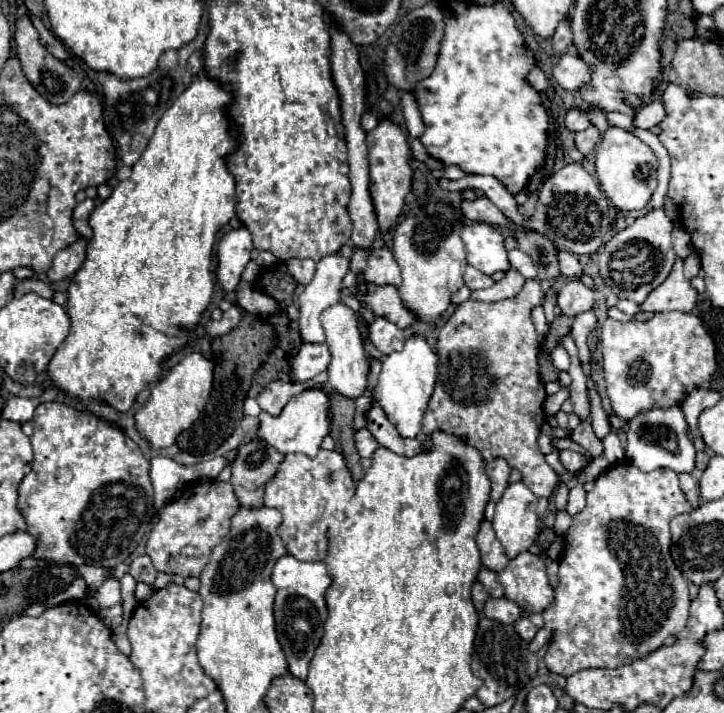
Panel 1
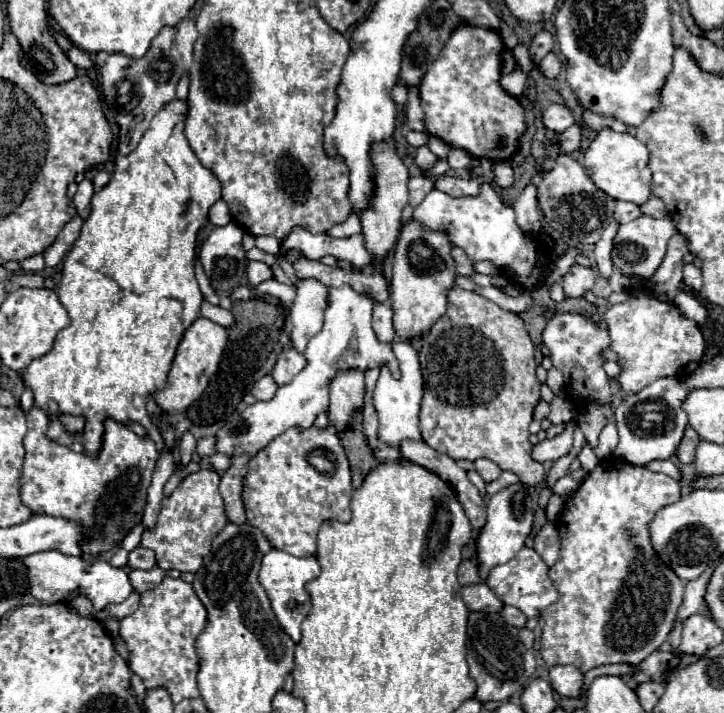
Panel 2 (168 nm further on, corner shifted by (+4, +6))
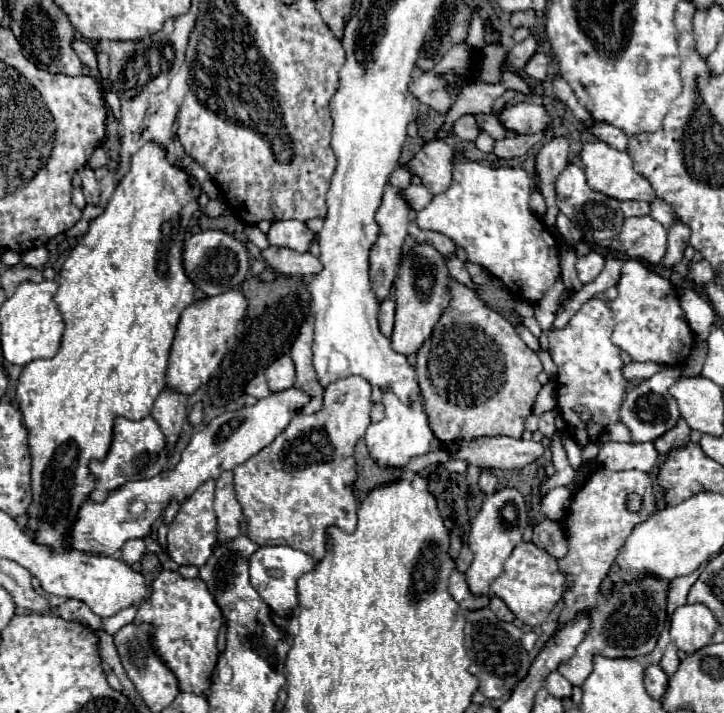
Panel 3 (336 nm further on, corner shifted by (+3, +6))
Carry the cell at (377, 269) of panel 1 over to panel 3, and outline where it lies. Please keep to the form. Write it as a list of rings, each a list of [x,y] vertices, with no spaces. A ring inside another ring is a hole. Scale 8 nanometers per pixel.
[[[279,220],[279,222],[271,224],[271,228],[265,236],[267,236],[269,244],[273,244],[273,246],[287,246],[297,252],[307,252],[309,242],[317,234],[311,232],[305,226],[305,222],[301,222],[301,220]]]

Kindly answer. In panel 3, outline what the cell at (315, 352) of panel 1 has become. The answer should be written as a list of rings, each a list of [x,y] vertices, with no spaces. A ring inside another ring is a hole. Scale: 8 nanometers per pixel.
[[[289,356],[277,358],[273,364],[267,366],[265,376],[267,376],[267,382],[269,382],[269,390],[271,392],[281,392],[281,390],[291,388],[293,376],[295,376],[295,368],[293,368],[291,358]]]

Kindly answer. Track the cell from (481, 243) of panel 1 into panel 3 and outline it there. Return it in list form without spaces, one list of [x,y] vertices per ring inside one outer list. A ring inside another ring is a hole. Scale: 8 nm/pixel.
[[[457,160],[453,166],[451,186],[443,194],[433,196],[431,204],[425,210],[417,212],[415,222],[423,230],[441,232],[449,236],[455,244],[463,246],[467,258],[483,266],[493,276],[497,276],[511,290],[511,294],[517,296],[517,300],[529,304],[539,302],[547,294],[547,290],[555,284],[555,280],[561,276],[557,242],[529,208],[529,174],[523,168],[511,168],[511,166],[493,168],[481,162]]]

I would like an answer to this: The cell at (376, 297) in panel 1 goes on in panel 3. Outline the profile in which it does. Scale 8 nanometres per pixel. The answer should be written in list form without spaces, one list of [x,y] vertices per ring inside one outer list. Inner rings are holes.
[[[267,246],[261,250],[263,260],[275,270],[285,276],[313,276],[321,272],[321,262],[311,252],[297,252],[291,248],[279,248],[279,246]]]

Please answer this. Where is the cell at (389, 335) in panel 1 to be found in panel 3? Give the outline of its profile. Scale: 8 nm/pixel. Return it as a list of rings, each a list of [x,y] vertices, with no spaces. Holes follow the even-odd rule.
[[[387,298],[381,302],[381,308],[379,308],[379,328],[385,336],[391,336],[393,320],[395,320],[395,300]]]

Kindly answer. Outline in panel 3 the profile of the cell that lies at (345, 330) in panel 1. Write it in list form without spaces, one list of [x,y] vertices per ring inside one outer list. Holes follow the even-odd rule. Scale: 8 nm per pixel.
[[[347,376],[331,382],[323,394],[323,406],[315,414],[297,414],[287,428],[275,436],[275,440],[251,456],[247,462],[233,468],[237,500],[247,518],[247,536],[259,546],[285,544],[307,552],[315,562],[325,556],[325,536],[329,526],[339,526],[345,532],[353,532],[357,526],[357,500],[353,494],[353,482],[357,478],[353,448],[363,438],[371,410],[371,386],[361,376]]]

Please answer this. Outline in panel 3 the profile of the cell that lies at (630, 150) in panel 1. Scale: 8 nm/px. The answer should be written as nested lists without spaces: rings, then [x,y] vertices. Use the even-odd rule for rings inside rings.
[[[595,140],[595,142],[589,142],[583,146],[581,162],[583,162],[585,176],[587,176],[587,184],[595,192],[601,192],[601,194],[605,194],[609,198],[617,198],[617,200],[645,200],[645,202],[651,202],[655,196],[649,180],[633,170],[633,162],[631,162],[629,154],[619,152],[601,140]]]

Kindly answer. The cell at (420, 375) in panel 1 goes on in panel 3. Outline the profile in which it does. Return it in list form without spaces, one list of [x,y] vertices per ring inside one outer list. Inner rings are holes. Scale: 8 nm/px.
[[[385,390],[383,404],[385,404],[385,418],[381,422],[369,424],[369,428],[365,432],[365,444],[367,444],[367,450],[369,450],[371,458],[379,466],[405,468],[411,458],[431,452],[431,444],[433,444],[435,436],[429,428],[427,414],[423,410],[421,402],[415,402],[413,406],[407,406],[391,390]]]

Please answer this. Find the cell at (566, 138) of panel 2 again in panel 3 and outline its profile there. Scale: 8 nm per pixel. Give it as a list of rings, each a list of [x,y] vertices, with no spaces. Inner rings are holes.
[[[553,138],[535,156],[535,172],[539,176],[539,188],[547,202],[547,214],[543,216],[543,222],[547,226],[553,226],[555,216],[559,214],[559,208],[555,204],[557,202],[555,180],[567,166],[567,154],[569,154],[569,142],[565,138]]]

